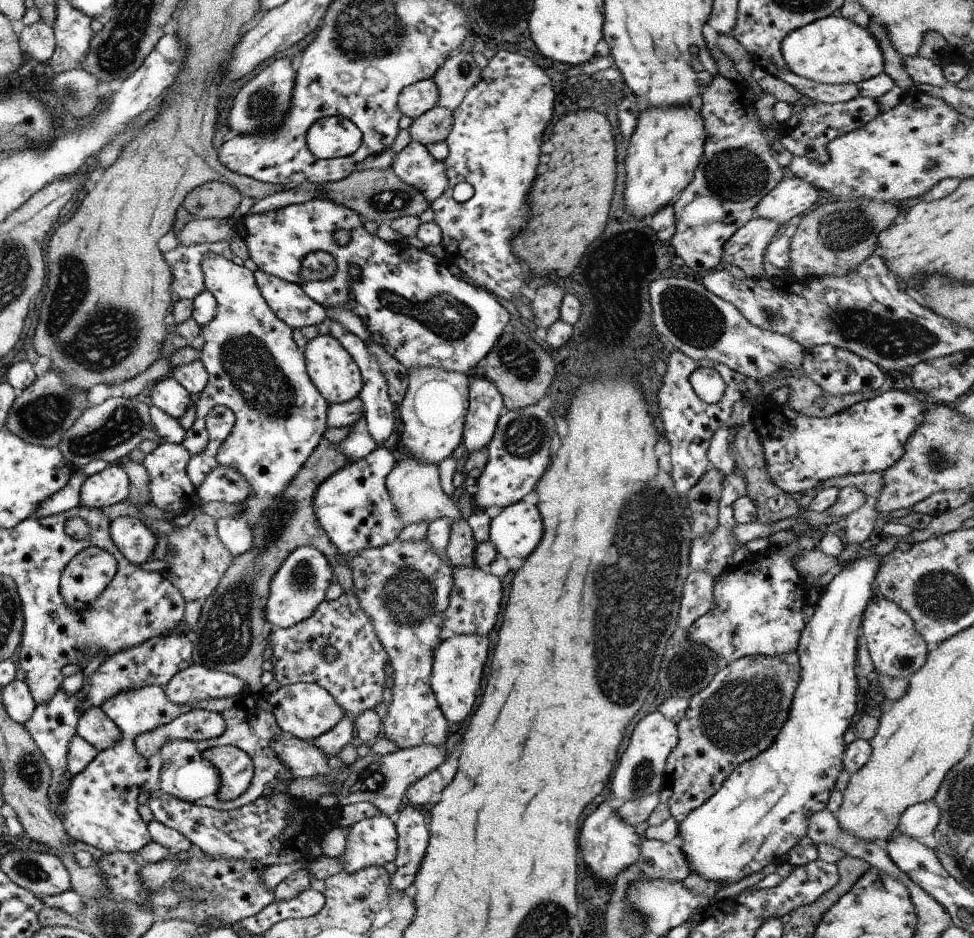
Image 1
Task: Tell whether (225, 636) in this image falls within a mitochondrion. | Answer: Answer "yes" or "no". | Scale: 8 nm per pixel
yes

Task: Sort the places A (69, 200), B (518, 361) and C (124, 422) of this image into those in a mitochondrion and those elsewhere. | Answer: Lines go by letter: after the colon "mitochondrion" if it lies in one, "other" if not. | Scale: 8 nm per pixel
A: other
B: mitochondrion
C: mitochondrion

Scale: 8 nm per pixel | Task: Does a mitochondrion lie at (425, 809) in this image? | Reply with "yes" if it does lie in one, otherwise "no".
no

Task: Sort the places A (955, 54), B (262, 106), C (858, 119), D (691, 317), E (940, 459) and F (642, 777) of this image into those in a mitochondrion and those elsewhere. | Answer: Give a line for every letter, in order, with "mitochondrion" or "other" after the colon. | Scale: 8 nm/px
A: other
B: mitochondrion
C: other
D: mitochondrion
E: mitochondrion
F: mitochondrion

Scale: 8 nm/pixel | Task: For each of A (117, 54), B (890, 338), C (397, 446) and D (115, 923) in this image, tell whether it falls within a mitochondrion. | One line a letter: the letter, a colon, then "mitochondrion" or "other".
A: mitochondrion
B: mitochondrion
C: other
D: mitochondrion

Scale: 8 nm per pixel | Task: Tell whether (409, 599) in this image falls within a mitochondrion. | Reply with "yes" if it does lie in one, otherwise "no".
yes

